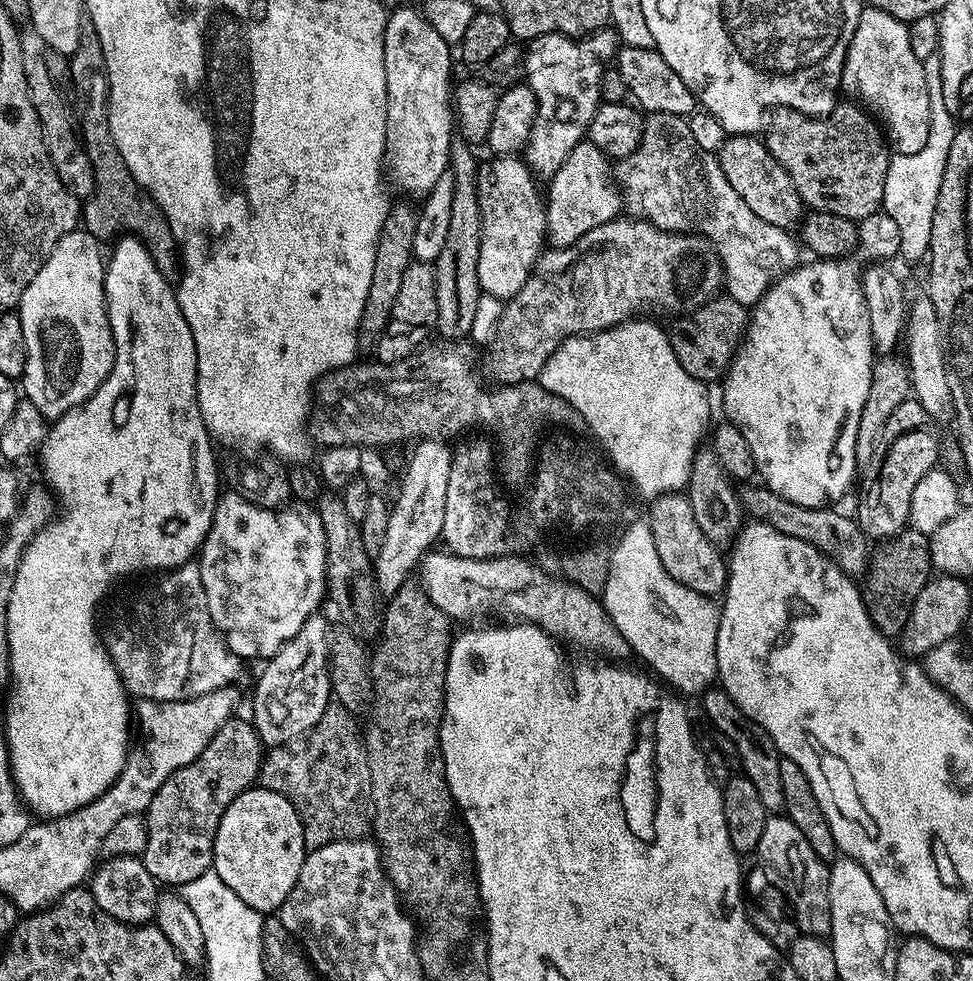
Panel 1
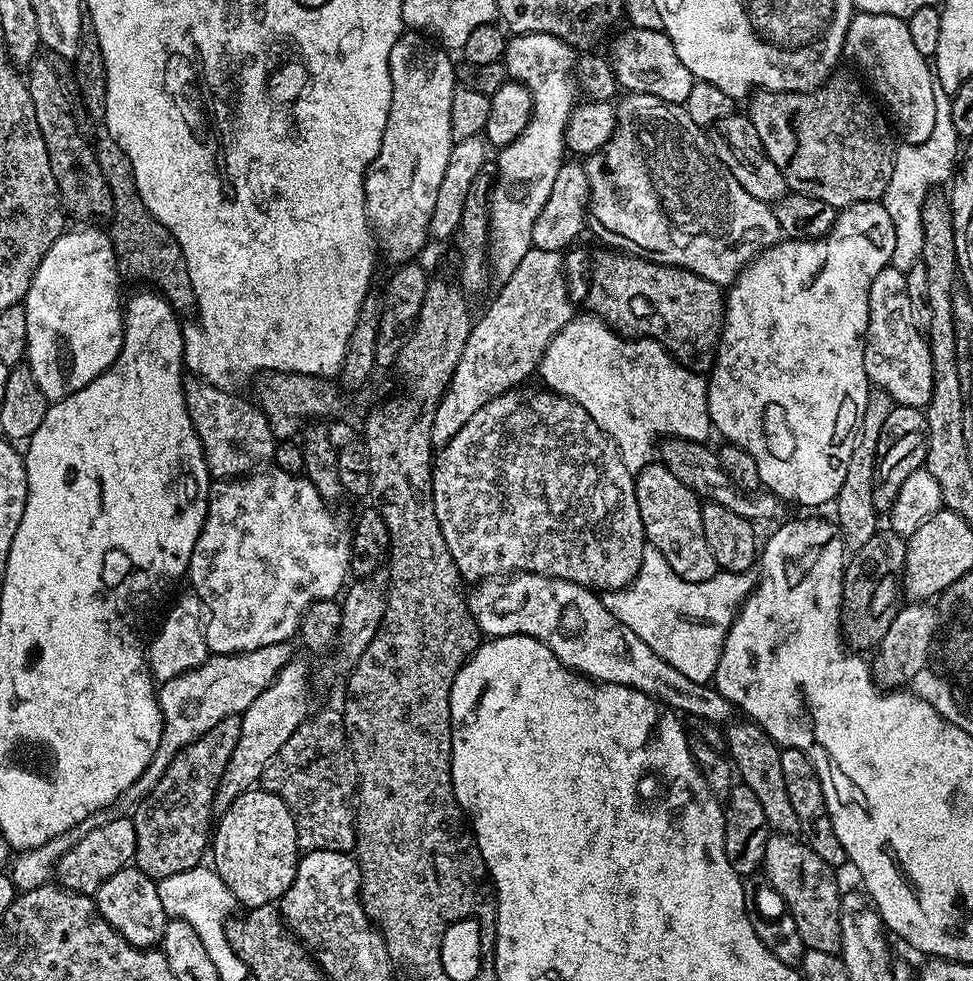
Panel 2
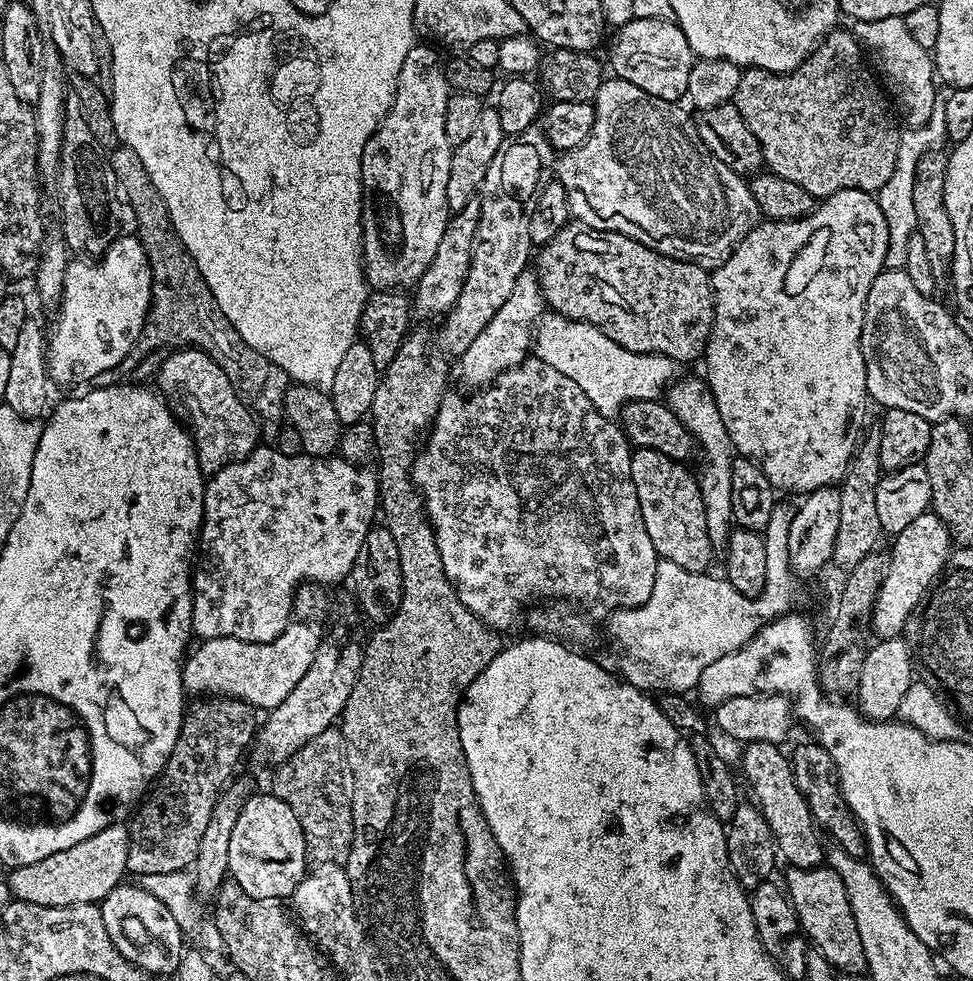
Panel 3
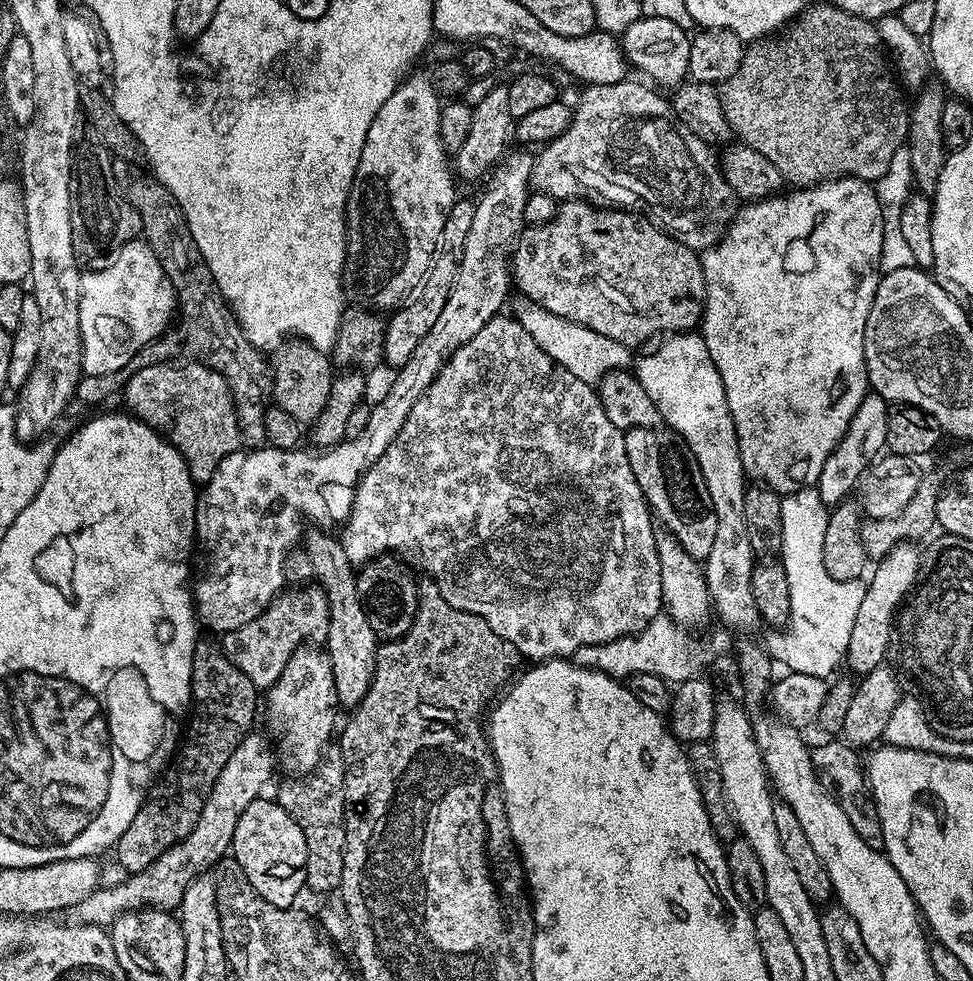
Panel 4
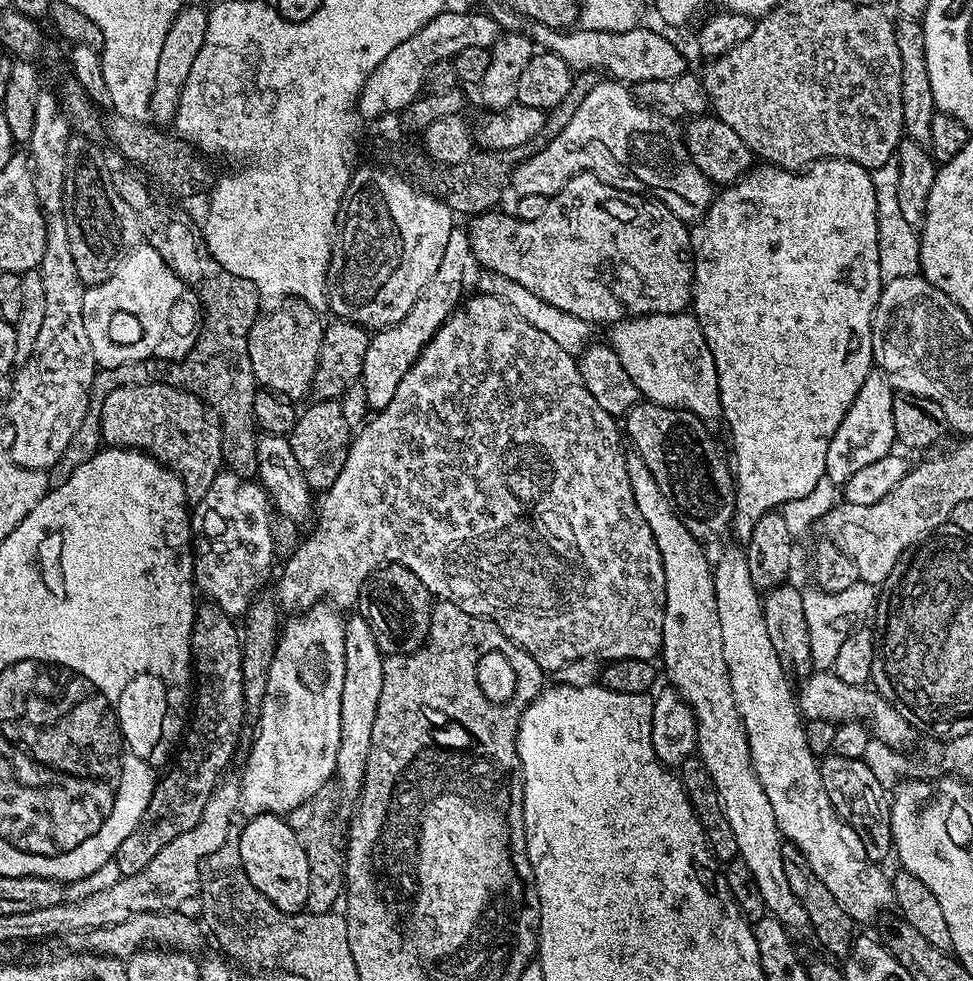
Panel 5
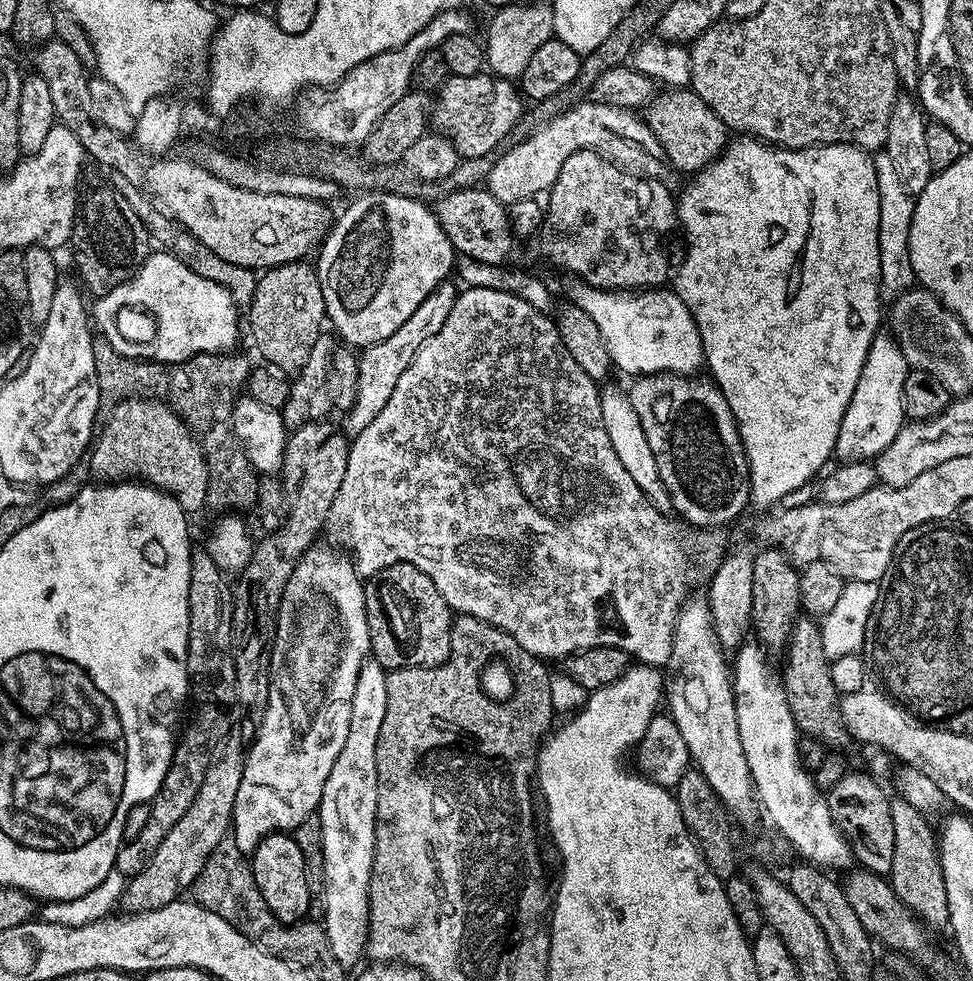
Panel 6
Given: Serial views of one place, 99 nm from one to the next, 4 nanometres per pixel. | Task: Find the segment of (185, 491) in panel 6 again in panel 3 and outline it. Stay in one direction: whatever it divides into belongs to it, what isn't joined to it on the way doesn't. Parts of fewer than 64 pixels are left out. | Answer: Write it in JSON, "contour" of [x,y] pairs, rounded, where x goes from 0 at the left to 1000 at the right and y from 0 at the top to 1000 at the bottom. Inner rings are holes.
{"contour":[[[187,355],[170,363],[173,364],[165,369],[164,380],[160,383],[164,390],[162,396],[187,424],[189,419],[188,427],[195,437],[203,475],[210,480],[211,486],[216,487],[224,479],[253,468],[265,455],[266,449],[263,448],[268,437],[264,425],[245,406],[236,385],[226,372],[203,355]]]}

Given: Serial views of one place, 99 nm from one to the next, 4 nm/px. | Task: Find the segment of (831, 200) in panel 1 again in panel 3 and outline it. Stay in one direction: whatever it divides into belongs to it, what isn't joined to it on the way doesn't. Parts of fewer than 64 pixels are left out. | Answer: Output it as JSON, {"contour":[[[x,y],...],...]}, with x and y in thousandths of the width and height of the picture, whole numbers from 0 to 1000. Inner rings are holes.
{"contour":[[[856,31],[852,33],[847,38],[846,43],[815,73],[803,75],[801,73],[788,73],[782,69],[775,68],[763,72],[762,83],[758,84],[754,99],[758,116],[763,116],[767,128],[771,128],[771,137],[775,137],[775,141],[779,141],[779,149],[785,158],[788,174],[808,181],[808,186],[817,186],[820,190],[824,190],[824,194],[832,194],[832,198],[840,202],[856,200],[861,194],[874,194],[875,192],[881,192],[887,196],[895,196],[897,198],[903,197],[904,192],[911,190],[911,186],[915,186],[915,177],[919,177],[919,169],[923,165],[923,153],[927,146],[926,123],[923,121],[922,115],[919,113],[905,83],[901,81],[898,73],[898,78],[896,78],[896,73],[892,70],[891,63],[888,62],[888,57],[890,58],[889,50],[875,32],[863,32]]]}

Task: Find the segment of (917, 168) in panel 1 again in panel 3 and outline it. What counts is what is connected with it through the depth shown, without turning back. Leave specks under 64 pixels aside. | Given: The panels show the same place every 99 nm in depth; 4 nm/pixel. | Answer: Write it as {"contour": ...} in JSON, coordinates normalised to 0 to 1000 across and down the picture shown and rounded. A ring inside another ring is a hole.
{"contour":[[[963,100],[960,104],[960,116],[956,124],[949,130],[933,130],[928,140],[925,152],[923,153],[923,165],[919,169],[919,177],[915,177],[915,186],[906,190],[902,197],[904,213],[911,222],[911,234],[913,235],[913,254],[909,264],[910,274],[928,274],[931,267],[931,253],[937,242],[937,238],[942,235],[938,209],[938,191],[940,173],[943,170],[945,162],[951,154],[961,152],[963,148],[971,142],[972,133],[972,112],[969,101]]]}

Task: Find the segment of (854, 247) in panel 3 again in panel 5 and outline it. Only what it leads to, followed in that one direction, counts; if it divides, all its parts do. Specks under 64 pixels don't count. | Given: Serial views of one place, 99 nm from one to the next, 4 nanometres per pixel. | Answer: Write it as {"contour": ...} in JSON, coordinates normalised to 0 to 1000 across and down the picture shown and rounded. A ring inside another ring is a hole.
{"contour":[[[839,163],[821,175],[797,169],[774,170],[744,196],[733,203],[728,217],[710,233],[711,238],[711,309],[710,317],[721,332],[721,340],[734,361],[734,373],[738,377],[738,398],[743,431],[748,431],[752,443],[754,465],[754,494],[756,498],[756,523],[750,538],[756,541],[757,551],[767,552],[775,540],[775,532],[783,524],[801,519],[824,504],[832,504],[849,485],[849,459],[853,459],[853,446],[861,438],[869,418],[878,410],[886,389],[897,378],[895,353],[895,328],[903,306],[906,275],[902,271],[902,222],[895,174],[882,165],[873,163]]]}

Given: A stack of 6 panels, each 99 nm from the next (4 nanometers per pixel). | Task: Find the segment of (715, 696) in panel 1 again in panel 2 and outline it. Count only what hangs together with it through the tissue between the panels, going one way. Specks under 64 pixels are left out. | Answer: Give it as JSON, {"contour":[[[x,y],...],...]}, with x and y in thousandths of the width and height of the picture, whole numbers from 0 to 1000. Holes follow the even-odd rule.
{"contour":[[[769,742],[749,744],[747,766],[750,768],[751,777],[764,799],[775,805],[775,810],[787,829],[790,845],[798,850],[818,850],[818,847],[823,847],[824,841],[820,830],[816,828],[815,819],[812,818],[808,793],[804,791],[803,764],[798,755],[789,753],[784,745],[776,745],[772,746]]]}

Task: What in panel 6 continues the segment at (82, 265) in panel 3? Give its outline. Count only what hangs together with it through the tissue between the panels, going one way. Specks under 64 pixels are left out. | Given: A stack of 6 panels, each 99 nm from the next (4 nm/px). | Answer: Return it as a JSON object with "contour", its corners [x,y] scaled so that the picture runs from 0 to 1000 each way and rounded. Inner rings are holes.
{"contour":[[[177,255],[153,256],[146,271],[134,284],[117,291],[100,306],[103,307],[92,314],[94,325],[100,335],[105,336],[109,334],[107,332],[111,332],[108,341],[120,361],[128,364],[141,361],[149,368],[163,369],[169,373],[185,371],[202,360],[237,360],[243,355],[247,334],[249,338],[248,323],[247,326],[243,323],[245,312],[234,295],[216,287],[216,283],[208,283]]]}

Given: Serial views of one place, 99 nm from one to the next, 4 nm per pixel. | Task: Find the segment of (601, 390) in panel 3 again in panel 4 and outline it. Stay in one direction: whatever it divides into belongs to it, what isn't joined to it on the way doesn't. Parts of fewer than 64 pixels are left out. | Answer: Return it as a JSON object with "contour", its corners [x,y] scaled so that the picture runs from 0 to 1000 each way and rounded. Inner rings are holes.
{"contour":[[[527,301],[524,318],[539,333],[541,340],[545,340],[545,345],[549,345],[549,349],[553,349],[553,353],[557,353],[557,357],[561,357],[561,361],[565,361],[565,365],[573,369],[573,373],[586,377],[586,381],[590,381],[590,385],[598,385],[598,389],[613,393],[624,379],[646,374],[646,352],[631,349],[631,345],[623,345],[623,340],[615,340],[582,324],[573,324],[573,320],[565,320],[565,316],[553,312],[545,304]]]}

